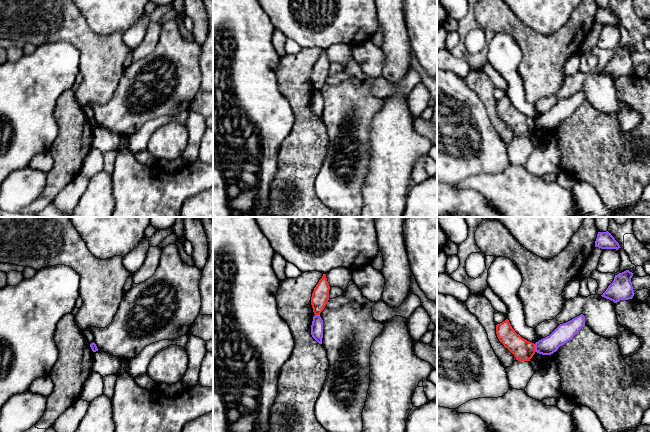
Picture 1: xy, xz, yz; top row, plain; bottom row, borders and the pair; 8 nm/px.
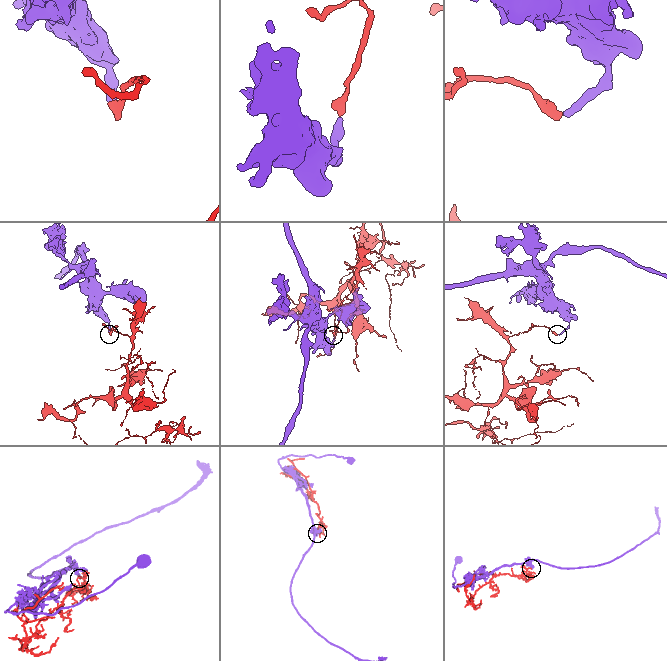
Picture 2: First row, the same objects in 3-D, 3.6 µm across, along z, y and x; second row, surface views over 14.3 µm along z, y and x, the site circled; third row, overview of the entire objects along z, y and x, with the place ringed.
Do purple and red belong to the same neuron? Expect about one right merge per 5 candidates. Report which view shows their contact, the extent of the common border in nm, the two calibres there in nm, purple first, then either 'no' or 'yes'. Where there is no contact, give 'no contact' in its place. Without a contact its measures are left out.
yz | 70 nm | 150/170 nm | no

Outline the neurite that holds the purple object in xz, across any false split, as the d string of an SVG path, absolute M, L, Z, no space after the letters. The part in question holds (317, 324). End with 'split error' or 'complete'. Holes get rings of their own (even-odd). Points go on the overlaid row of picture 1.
M314 315L313 317L311 325L311 335L319 344L322 344L323 320L320 315Z | complete

